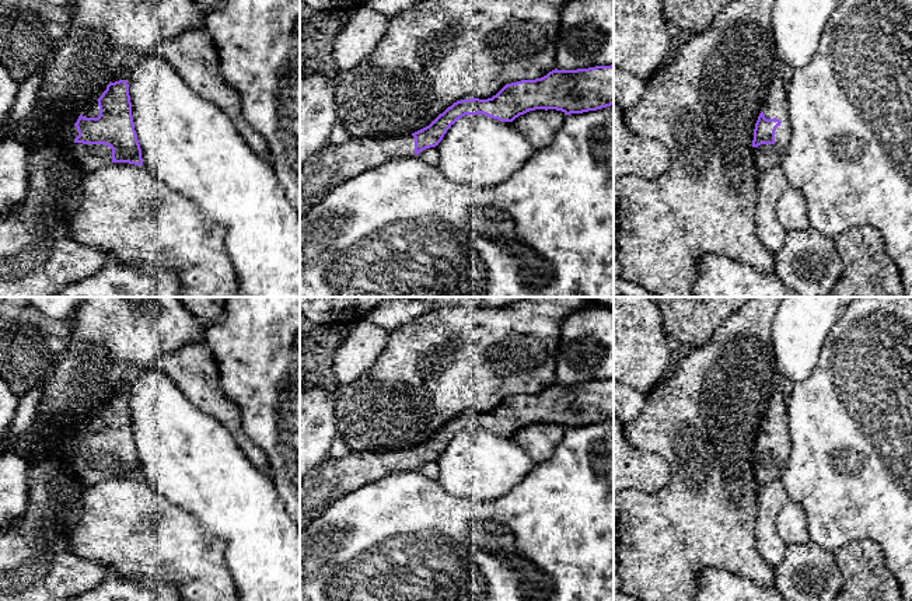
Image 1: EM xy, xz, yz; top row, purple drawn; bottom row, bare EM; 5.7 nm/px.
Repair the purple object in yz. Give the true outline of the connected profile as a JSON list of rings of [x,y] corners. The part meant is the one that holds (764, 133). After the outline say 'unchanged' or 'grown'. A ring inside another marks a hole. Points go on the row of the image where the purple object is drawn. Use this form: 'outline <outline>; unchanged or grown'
outline [[[779,73],[754,129],[752,154],[759,172],[782,164],[790,143],[787,85]]]; grown

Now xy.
outline [[[126,80],[109,83],[102,95],[84,106],[71,122],[53,122],[52,136],[66,146],[67,153],[85,172],[95,171],[111,163],[143,165]]]; grown

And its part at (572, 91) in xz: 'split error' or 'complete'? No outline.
split error

